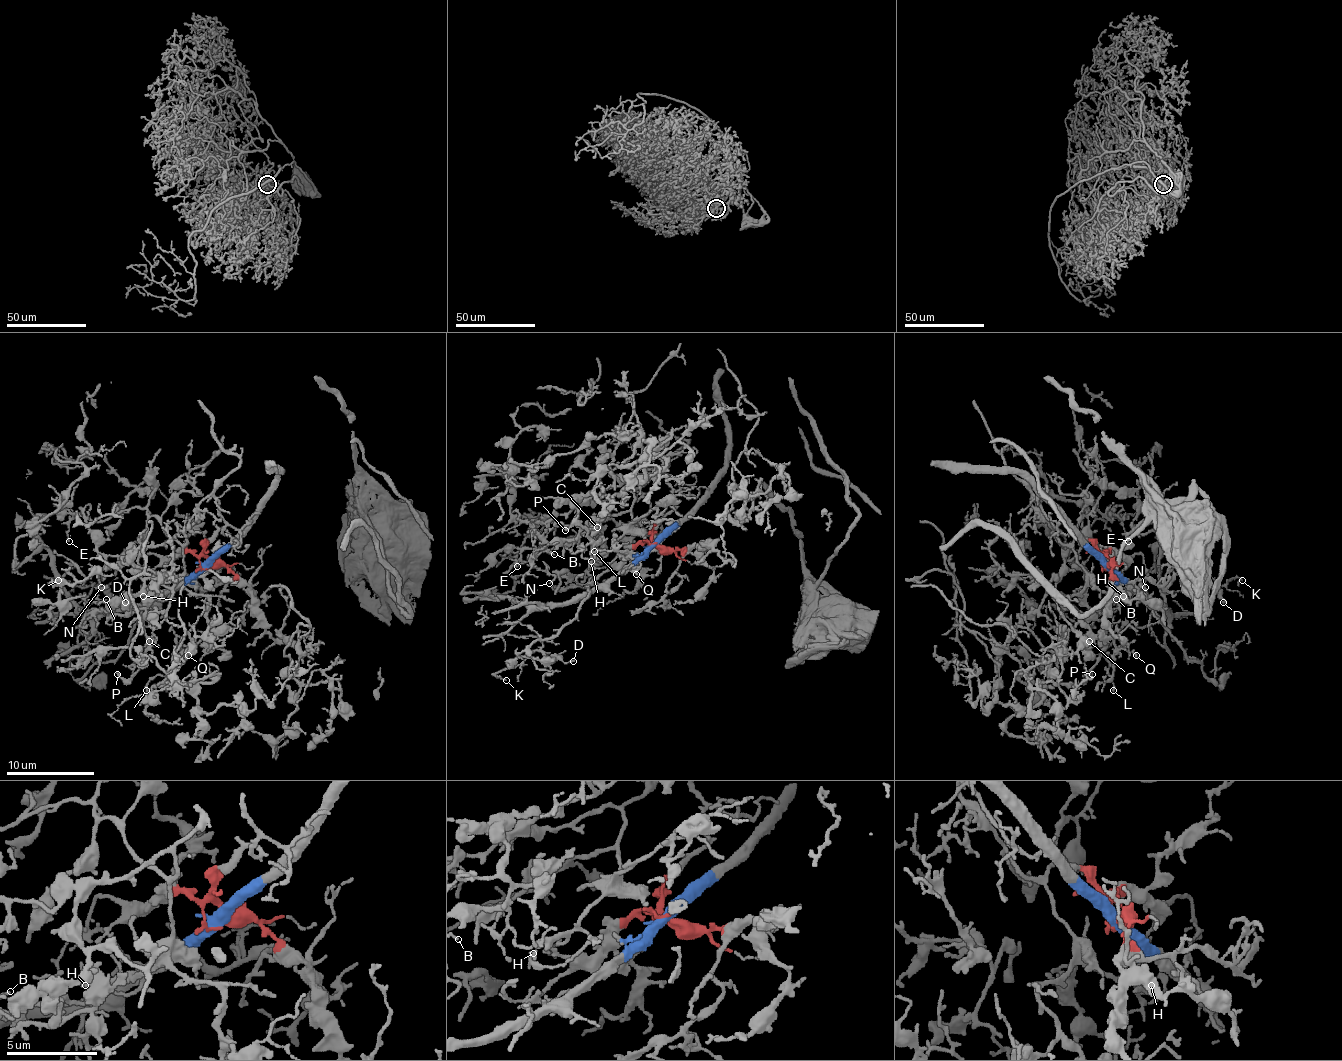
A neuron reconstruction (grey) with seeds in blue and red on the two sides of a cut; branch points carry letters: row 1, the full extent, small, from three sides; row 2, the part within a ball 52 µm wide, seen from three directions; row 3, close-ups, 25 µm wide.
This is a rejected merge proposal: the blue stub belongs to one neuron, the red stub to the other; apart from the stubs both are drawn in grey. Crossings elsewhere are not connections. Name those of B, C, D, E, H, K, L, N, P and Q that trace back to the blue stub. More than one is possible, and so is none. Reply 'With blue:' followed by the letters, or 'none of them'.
With blue: D, K, N

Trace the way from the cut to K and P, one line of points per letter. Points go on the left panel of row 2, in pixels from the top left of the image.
K: (209, 566), (139, 605), (79, 614), (60, 612), (77, 605), (95, 583), (49, 579), (57, 581)
P: (209, 566), (205, 541), (227, 533), (205, 497), (139, 559), (128, 603), (147, 651), (117, 673)

